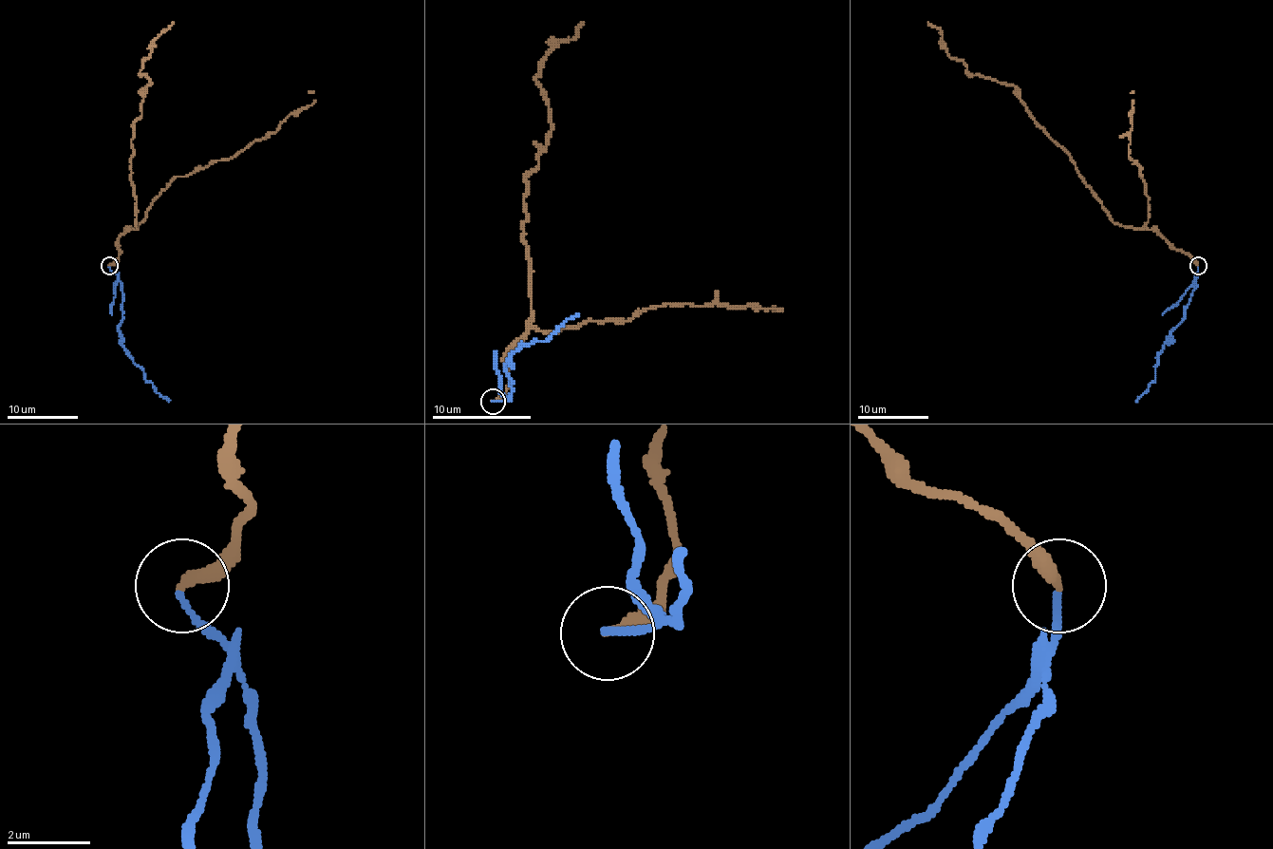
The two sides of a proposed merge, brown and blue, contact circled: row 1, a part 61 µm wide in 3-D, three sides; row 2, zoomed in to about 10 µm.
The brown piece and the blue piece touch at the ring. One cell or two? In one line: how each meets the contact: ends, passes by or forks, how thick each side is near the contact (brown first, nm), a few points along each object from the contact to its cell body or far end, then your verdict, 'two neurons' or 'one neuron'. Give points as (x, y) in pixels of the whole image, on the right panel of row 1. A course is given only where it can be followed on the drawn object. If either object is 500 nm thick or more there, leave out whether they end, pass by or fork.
brown ends | blue ends | 300/140 nm | brown via (1198, 265), (1151, 230), (1116, 224), (1019, 91), (968, 71), (947, 54), (942, 32), (927, 22) | blue via (1198, 267), (1185, 316), (1172, 329), (1158, 355), (1155, 379), (1135, 400) | two neurons

